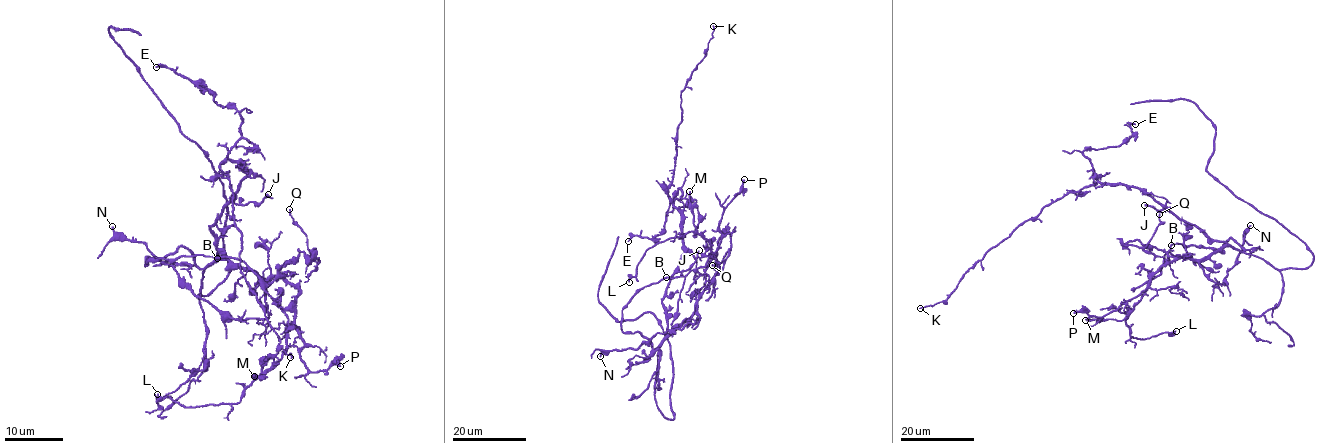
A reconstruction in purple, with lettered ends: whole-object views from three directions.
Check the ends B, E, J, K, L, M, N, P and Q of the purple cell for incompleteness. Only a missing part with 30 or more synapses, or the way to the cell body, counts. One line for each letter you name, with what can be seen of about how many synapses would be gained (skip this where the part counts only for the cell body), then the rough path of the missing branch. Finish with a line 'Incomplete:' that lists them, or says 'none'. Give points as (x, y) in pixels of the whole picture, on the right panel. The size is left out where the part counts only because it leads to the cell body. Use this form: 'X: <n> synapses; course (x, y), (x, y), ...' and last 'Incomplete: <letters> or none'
Incomplete: none

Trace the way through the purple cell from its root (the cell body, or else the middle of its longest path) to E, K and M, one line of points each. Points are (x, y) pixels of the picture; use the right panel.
E: (1235, 249), (1210, 240), (1144, 192), (1102, 184), (1093, 175), (1083, 152), (1119, 146), (1135, 124)
K: (1235, 249), (1210, 240), (1137, 188), (1096, 182), (1047, 205), (978, 260), (947, 299), (920, 308)
M: (1235, 249), (1225, 246), (1205, 259), (1177, 257), (1162, 265), (1152, 276), (1142, 299), (1122, 320), (1085, 320)

